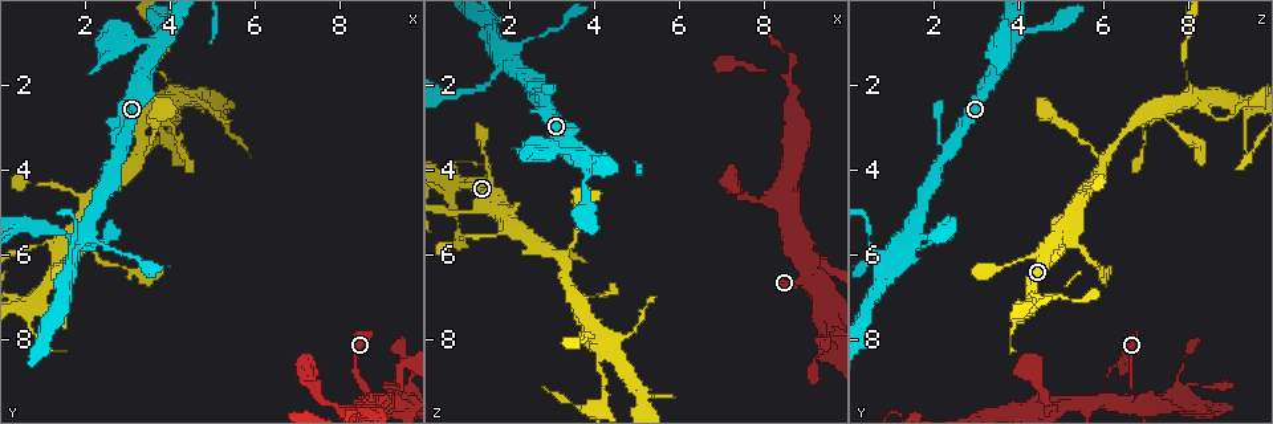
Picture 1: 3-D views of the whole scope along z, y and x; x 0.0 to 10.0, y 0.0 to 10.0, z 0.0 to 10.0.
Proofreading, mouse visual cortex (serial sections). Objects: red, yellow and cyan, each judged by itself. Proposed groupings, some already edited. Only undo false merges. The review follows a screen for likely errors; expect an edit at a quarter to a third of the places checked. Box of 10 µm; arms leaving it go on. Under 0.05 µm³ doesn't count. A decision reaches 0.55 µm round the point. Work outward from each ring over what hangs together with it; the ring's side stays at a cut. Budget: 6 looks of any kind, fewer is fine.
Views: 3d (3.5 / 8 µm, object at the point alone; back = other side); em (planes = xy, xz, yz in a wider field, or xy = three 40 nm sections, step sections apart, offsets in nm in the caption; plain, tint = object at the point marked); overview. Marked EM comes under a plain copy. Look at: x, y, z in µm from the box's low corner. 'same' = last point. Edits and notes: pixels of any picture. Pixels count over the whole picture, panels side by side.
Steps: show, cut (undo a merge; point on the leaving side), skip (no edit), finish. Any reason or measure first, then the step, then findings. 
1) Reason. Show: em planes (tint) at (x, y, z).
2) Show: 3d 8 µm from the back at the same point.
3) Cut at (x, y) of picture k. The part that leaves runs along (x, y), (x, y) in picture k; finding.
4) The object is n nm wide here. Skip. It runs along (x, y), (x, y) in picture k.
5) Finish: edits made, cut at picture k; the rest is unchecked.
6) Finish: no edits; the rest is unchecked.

Show: 3d 8 µm at (4.30, 2.35, 8.20).

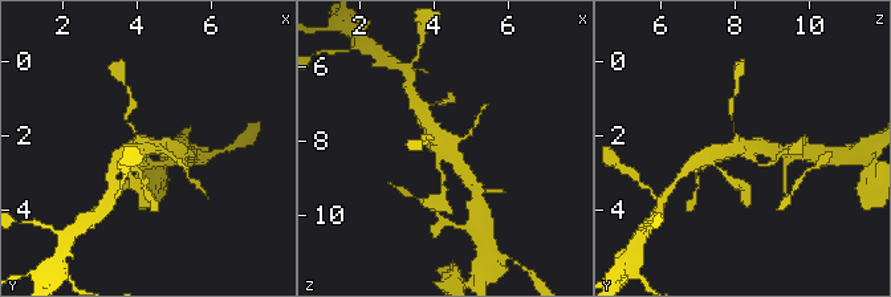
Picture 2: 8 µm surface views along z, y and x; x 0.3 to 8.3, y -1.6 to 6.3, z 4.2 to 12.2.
Show: em planes (tint) at the same point.

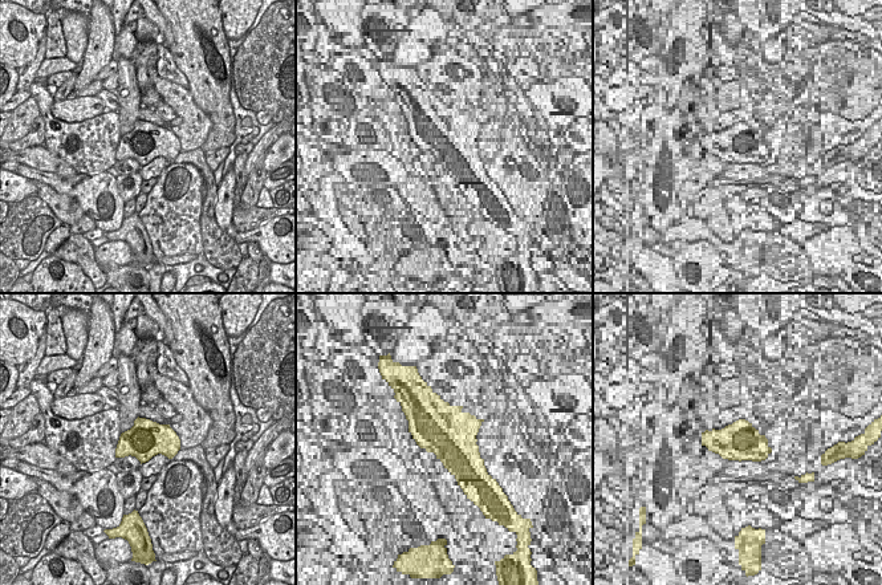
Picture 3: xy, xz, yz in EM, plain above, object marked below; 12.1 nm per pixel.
Skip. It runs along (426, 118), (467, 178) in picture 2; continuous, no second cell.

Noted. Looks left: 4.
Show: 3d 3.5 µm at (1.90, 5.65, 1.40).

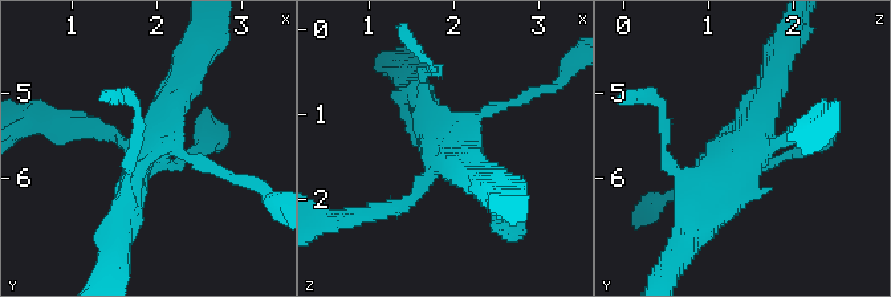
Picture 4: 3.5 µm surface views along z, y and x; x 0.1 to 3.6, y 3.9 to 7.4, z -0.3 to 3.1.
Need the tissue. Show: em xy step 3 (tint) at (1.95, 5.55, 1.45).

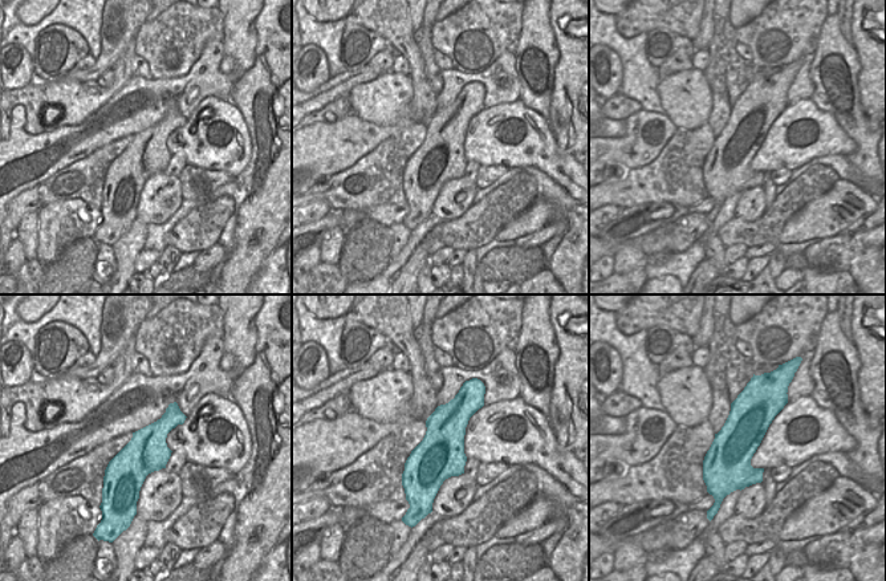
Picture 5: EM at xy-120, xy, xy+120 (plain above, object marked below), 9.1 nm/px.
Show: em xy step 1 (tint) at the same point.

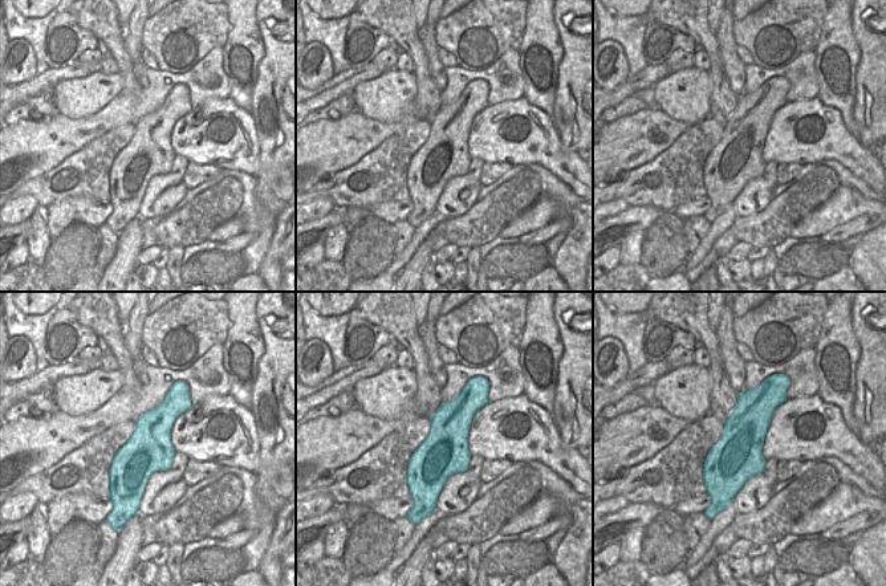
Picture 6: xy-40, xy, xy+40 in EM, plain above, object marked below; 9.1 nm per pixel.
Skip. It runs along (777, 69), (747, 163), (707, 216) in picture 4; one cell here.

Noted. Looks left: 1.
Finish: no edits; the rest is unchecked.

